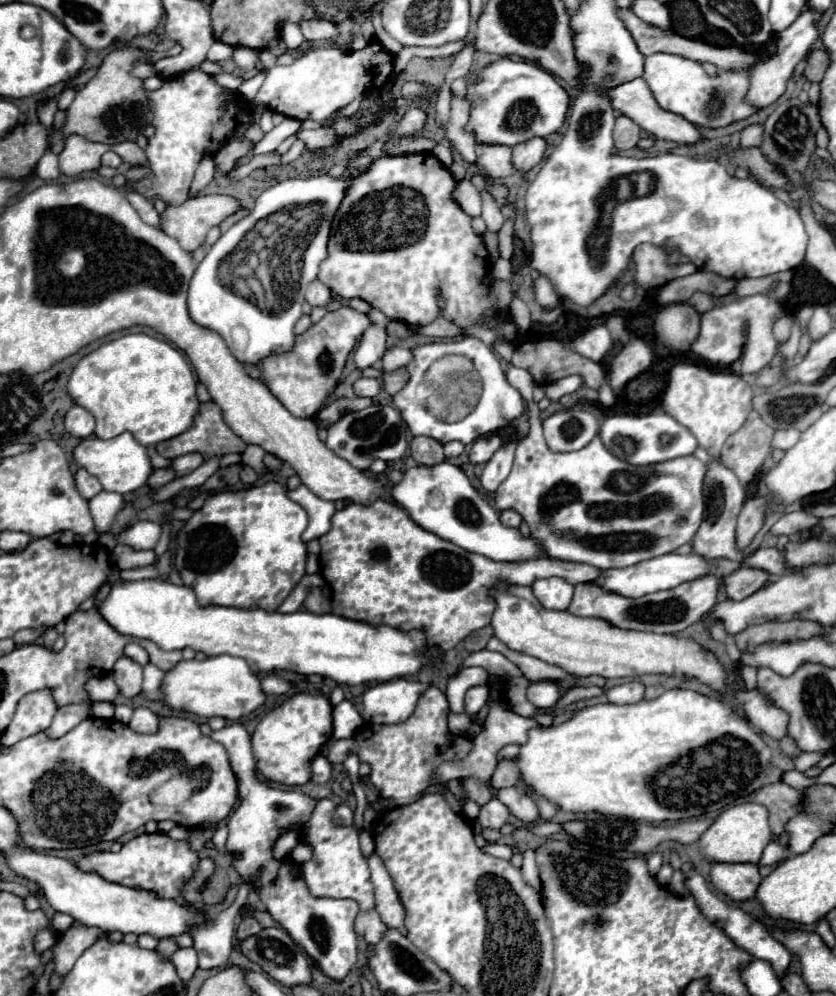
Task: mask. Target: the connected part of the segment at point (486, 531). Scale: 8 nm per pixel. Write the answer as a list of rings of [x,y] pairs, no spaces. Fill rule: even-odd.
[[[447,460],[435,466],[407,468],[401,482],[391,488],[391,496],[423,530],[433,532],[467,552],[475,552],[497,562],[531,560],[535,556],[545,556],[541,544],[535,538],[523,538],[519,530],[503,526],[499,522],[499,512],[477,494],[463,468]]]

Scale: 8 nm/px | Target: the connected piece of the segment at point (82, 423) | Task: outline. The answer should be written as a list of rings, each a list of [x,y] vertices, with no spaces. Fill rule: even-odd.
[[[73,406],[65,414],[65,430],[75,438],[87,438],[93,434],[95,418],[81,406]]]

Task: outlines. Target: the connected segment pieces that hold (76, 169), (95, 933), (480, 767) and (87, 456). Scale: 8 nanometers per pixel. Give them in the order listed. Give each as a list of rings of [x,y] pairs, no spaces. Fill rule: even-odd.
[[[69,136],[59,154],[59,170],[67,178],[77,178],[101,168],[101,156],[109,152],[107,144],[91,144],[83,136]]]
[[[75,922],[53,946],[53,962],[55,962],[55,974],[67,976],[75,964],[75,960],[97,940],[105,938],[105,932],[95,926],[83,926]]]
[[[497,700],[497,702],[491,702],[489,704],[489,714],[485,718],[485,730],[473,740],[473,748],[471,752],[463,758],[463,760],[455,760],[455,762],[443,762],[439,764],[431,778],[435,782],[447,782],[451,778],[459,778],[459,780],[467,780],[467,778],[475,778],[479,782],[489,782],[493,772],[495,772],[495,766],[497,766],[497,758],[495,754],[499,752],[499,748],[503,748],[505,744],[523,744],[527,740],[527,730],[537,726],[535,720],[531,718],[523,718],[515,712],[511,712],[511,706],[507,700]]]
[[[129,432],[111,440],[101,440],[101,438],[81,440],[73,450],[73,460],[79,468],[85,468],[91,476],[95,476],[105,490],[119,494],[139,490],[147,482],[147,476],[153,470],[147,456],[147,448],[135,442],[135,438]]]

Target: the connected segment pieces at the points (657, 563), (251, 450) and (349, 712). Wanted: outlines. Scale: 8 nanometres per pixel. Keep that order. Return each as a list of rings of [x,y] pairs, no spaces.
[[[663,554],[651,560],[643,560],[637,562],[633,566],[627,568],[607,568],[607,570],[599,570],[599,576],[593,580],[595,586],[619,594],[619,596],[627,596],[627,598],[641,598],[645,594],[653,594],[659,590],[667,590],[667,588],[675,588],[687,580],[697,580],[699,576],[705,576],[709,568],[709,560],[703,560],[701,556],[695,554]]]
[[[247,446],[247,450],[243,452],[243,464],[245,466],[251,466],[257,474],[259,474],[259,478],[263,478],[265,476],[265,464],[263,464],[263,456],[265,456],[265,450],[263,448],[259,448],[259,446]]]
[[[343,700],[333,708],[333,738],[351,738],[363,724],[361,714],[349,700]]]

